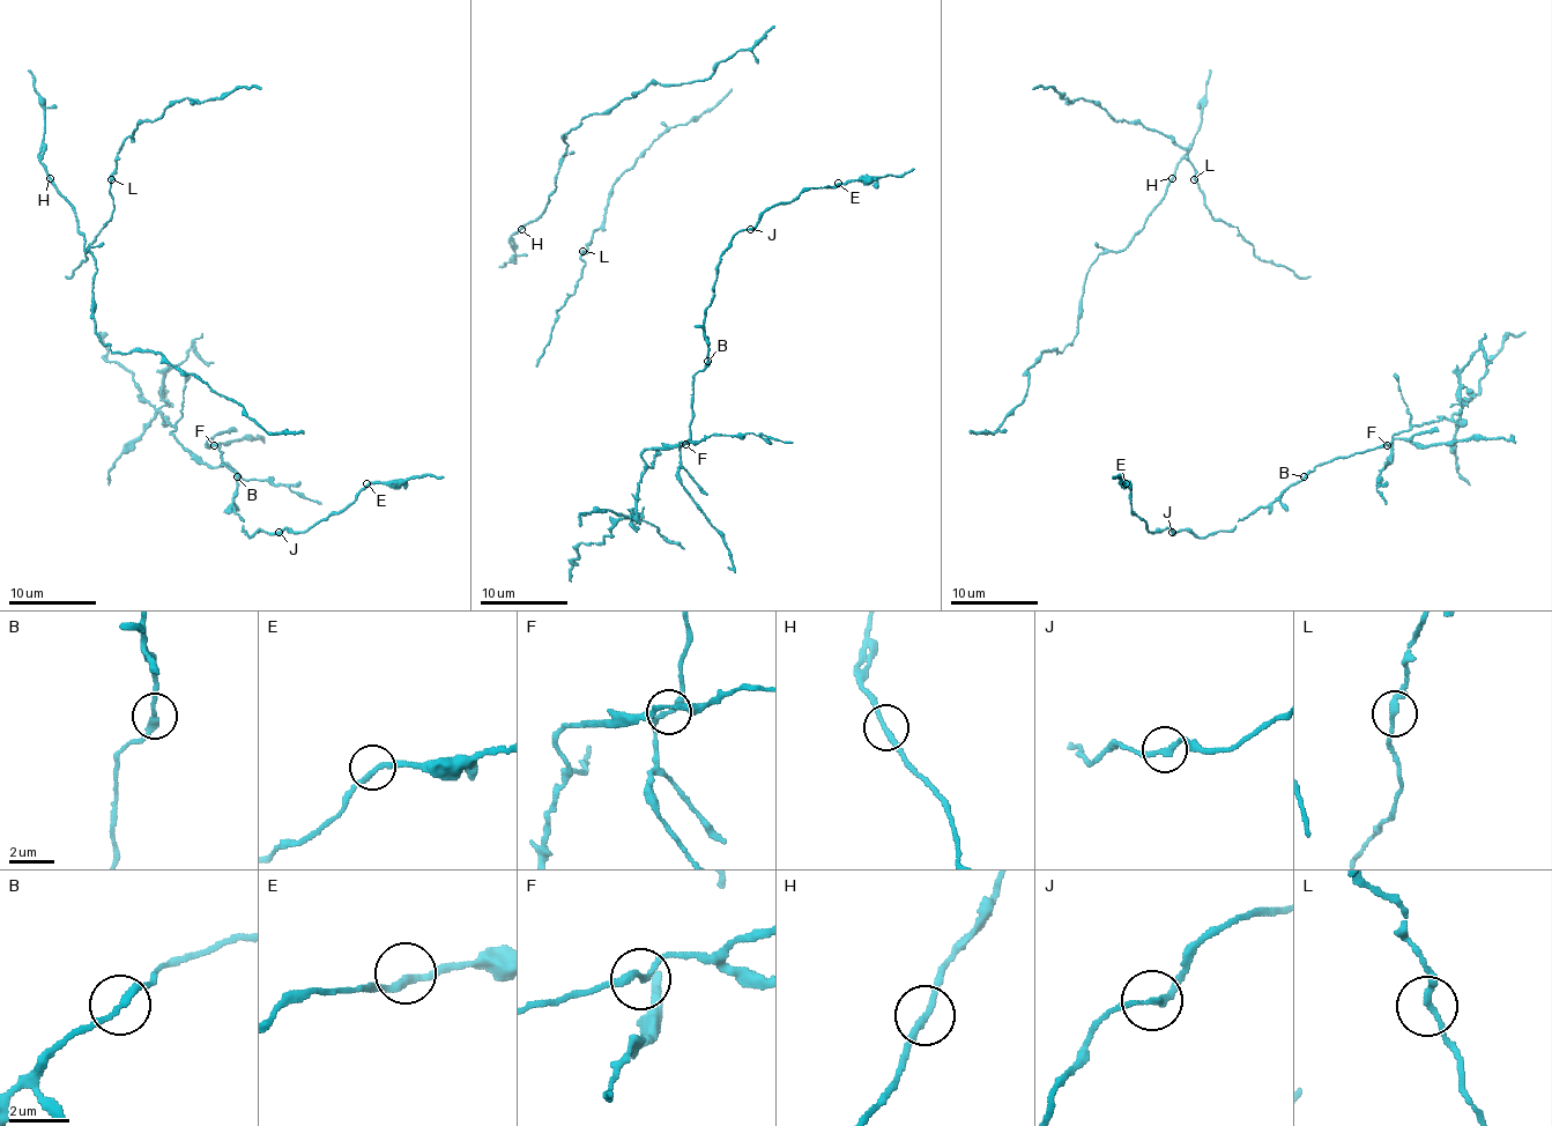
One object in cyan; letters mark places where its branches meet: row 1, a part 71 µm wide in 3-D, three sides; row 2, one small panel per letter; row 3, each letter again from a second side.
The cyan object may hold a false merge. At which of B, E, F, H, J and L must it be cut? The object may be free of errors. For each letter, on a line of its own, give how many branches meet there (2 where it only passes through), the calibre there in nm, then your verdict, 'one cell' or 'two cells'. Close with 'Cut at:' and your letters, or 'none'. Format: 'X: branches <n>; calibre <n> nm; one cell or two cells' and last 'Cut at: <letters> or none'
B: branches 2; calibre 240 nm; one cell
E: branches 2; calibre 240 nm; one cell
F: branches 2; calibre 240 nm; two cells
H: branches 2; calibre 220 nm; one cell
J: branches 2; calibre 200 nm; one cell
L: branches 2; calibre 220 nm; one cell
Cut at: F

